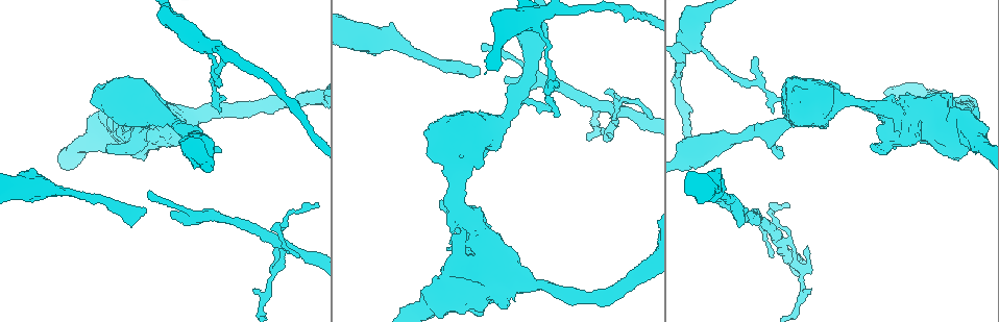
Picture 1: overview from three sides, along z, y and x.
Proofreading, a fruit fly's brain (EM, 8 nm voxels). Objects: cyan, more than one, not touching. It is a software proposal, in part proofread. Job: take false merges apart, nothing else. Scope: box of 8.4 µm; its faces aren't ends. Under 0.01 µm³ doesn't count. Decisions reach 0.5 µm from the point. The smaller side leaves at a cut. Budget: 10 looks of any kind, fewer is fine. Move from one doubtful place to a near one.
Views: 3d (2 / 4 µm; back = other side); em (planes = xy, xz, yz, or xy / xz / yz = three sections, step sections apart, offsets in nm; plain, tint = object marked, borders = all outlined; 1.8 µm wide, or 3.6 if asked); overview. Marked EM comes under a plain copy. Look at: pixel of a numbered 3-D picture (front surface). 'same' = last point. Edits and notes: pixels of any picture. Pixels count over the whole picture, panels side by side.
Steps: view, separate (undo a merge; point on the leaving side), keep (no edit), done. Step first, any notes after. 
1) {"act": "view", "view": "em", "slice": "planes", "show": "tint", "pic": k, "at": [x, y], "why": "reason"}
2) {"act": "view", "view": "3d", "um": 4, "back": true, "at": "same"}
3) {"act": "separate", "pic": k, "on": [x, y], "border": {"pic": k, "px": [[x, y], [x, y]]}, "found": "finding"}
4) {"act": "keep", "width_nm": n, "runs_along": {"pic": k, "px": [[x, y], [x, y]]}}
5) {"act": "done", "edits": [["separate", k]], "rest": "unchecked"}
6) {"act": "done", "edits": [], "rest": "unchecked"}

{"act": "view", "view": "em", "slice": "planes", "show": "tint", "pic": 1, "at": [782, 241], "why": "thick turns thin"}

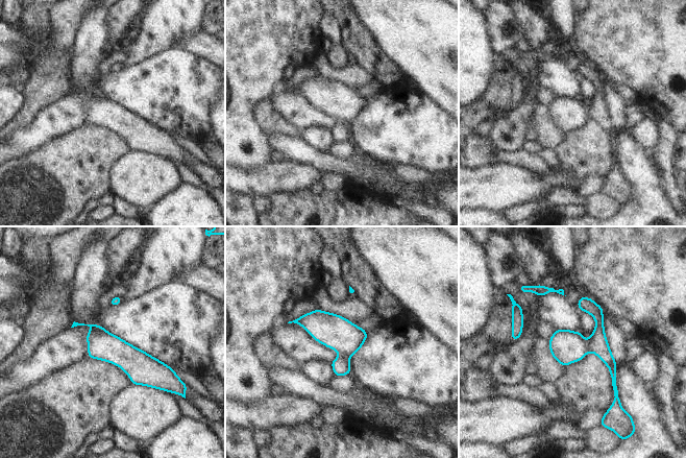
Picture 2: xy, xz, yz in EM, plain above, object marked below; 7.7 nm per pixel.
{"act": "separate", "pic": 2, "on": [597, 343], "width_nm": 220, "part_leaving": {"pic": 2, "px": [[583, 299], [598, 316], [613, 377]]}, "found": "a second neuron is stuck on"}

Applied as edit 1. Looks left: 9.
{"act": "view", "view": "overview"}

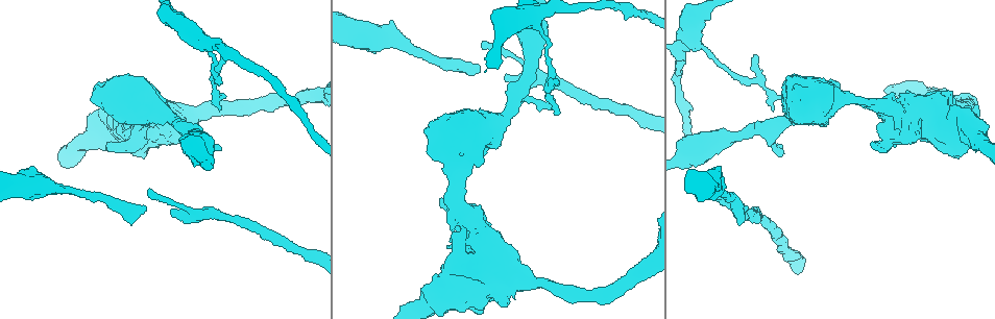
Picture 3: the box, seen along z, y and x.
{"act": "view", "view": "em", "slice": "planes", "show": "tint", "pic": 3, "at": [195, 215], "why": "arms part here"}

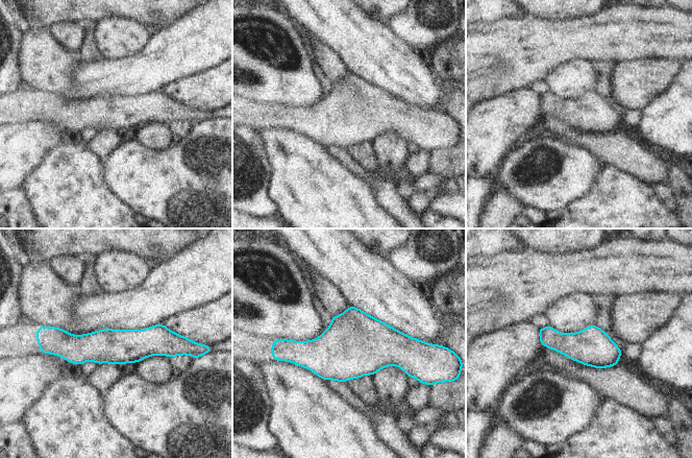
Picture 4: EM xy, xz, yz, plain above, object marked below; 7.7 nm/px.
{"act": "keep", "runs_along": {"pic": 4, "px": [[53, 340], [178, 351]]}, "found": "all the same neuron"}

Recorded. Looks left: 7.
{"act": "view", "view": "em", "slice": "xz", "step": 4, "show": "tint", "pic": 3, "at": [546, 86], "why": "abrupt turn"}

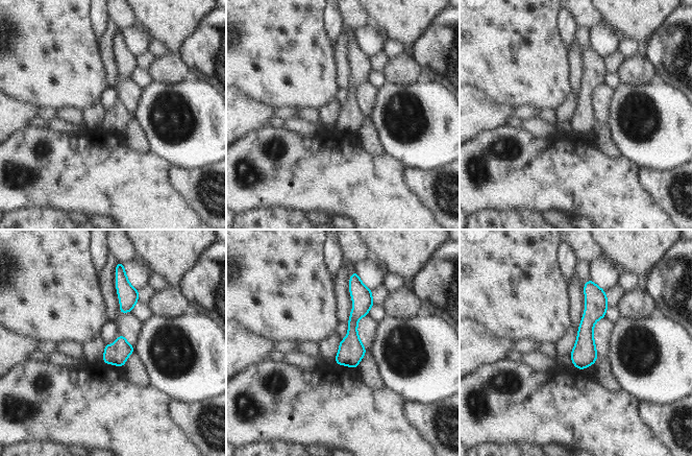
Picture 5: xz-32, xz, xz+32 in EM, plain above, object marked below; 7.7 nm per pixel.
{"act": "view", "view": "em", "slice": "planes", "show": "tint", "at": "same", "why": "cut it another way"}

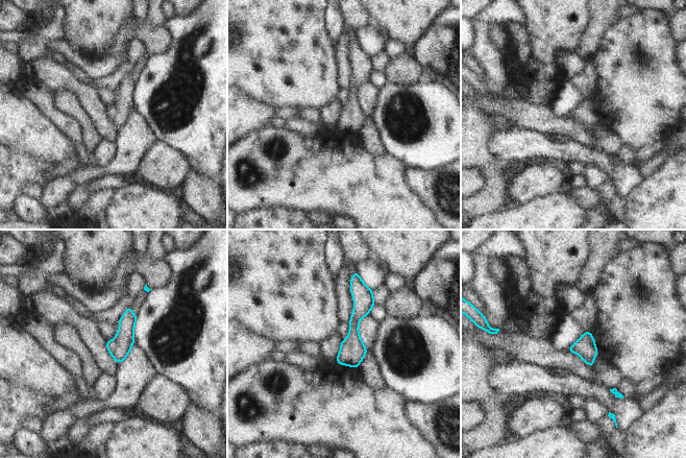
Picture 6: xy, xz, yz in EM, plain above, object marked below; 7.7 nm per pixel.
{"act": "keep", "found": "one neuron here"}

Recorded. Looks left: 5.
{"act": "view", "view": "3d", "um": 4, "pic": 3, "at": [200, 40], "why": "calibre changes"}

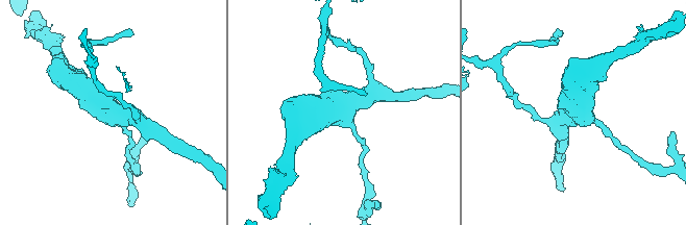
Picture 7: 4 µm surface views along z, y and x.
{"act": "view", "view": "em", "slice": "planes", "show": "tint", "pic": 7, "at": [578, 108], "arms": 3, "why": "shape alone is not enough"}

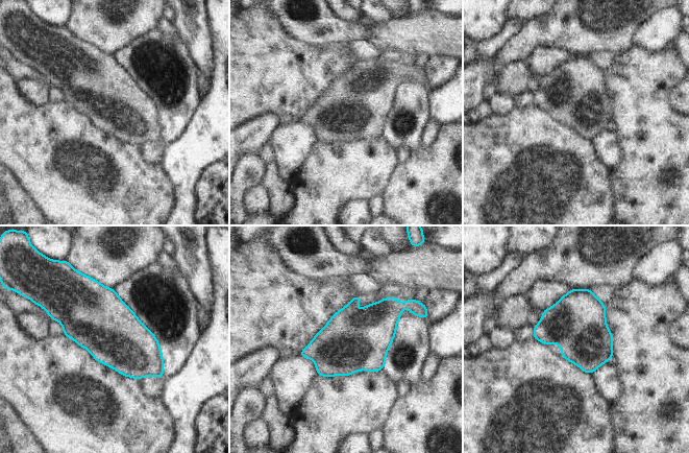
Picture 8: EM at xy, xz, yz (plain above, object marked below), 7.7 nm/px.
{"act": "keep", "found": "one neuron here"}

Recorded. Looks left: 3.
{"act": "done", "edits": [["separate", 2]], "rest": "unchecked"}

